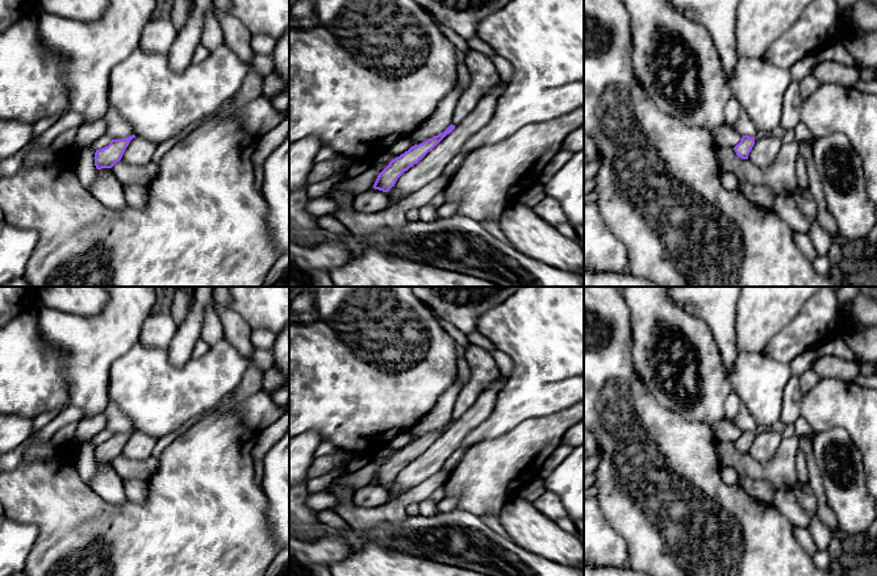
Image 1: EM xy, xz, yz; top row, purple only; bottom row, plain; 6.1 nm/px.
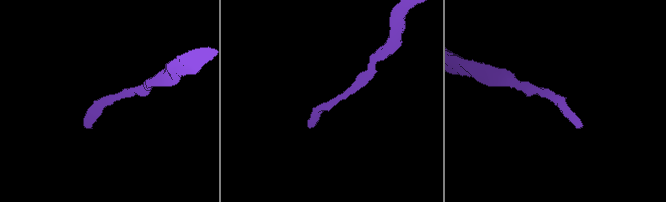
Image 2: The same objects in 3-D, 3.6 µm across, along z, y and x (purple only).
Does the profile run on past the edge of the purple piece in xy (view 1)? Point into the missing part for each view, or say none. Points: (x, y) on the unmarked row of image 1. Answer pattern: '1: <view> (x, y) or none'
1: none

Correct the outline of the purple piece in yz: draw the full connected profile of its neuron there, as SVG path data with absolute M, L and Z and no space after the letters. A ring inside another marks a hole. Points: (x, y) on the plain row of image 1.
M743 430L740 437L734 442L738 451L742 454L748 454L748 450L755 439L755 433L749 430Z

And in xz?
M450 420L443 427L419 438L412 441L408 446L400 451L392 454L389 459L379 468L373 483L388 487L394 481L397 473L417 459L429 446L431 446L447 429L455 423L455 420Z

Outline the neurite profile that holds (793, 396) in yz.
M792 375L785 389L782 400L781 421L784 425L794 425L801 416L801 402L803 395L799 388L799 377Z

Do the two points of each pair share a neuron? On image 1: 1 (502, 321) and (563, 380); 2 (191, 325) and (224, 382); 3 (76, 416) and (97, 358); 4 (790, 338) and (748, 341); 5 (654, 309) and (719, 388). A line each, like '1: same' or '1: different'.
1: same
2: different
3: different
4: different
5: same

